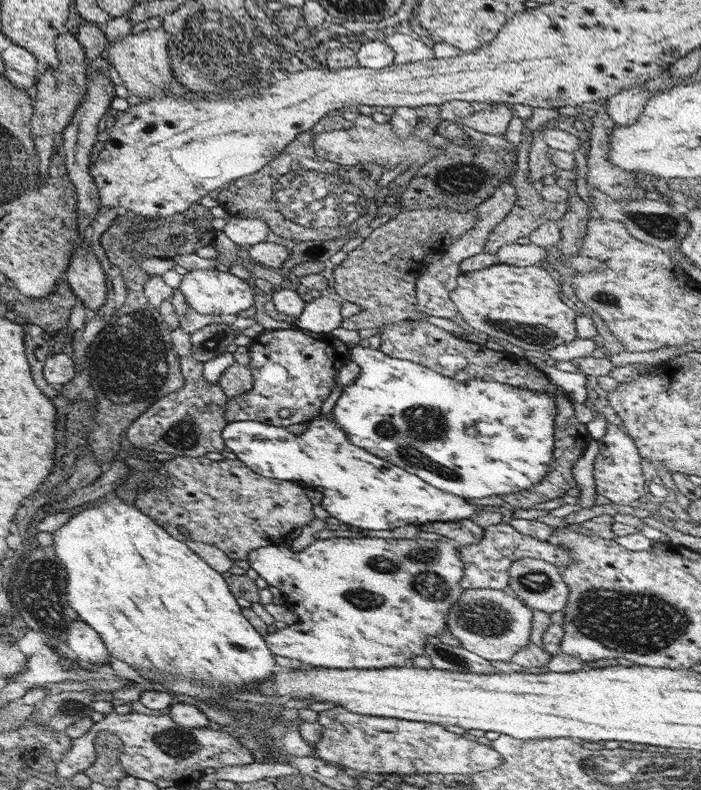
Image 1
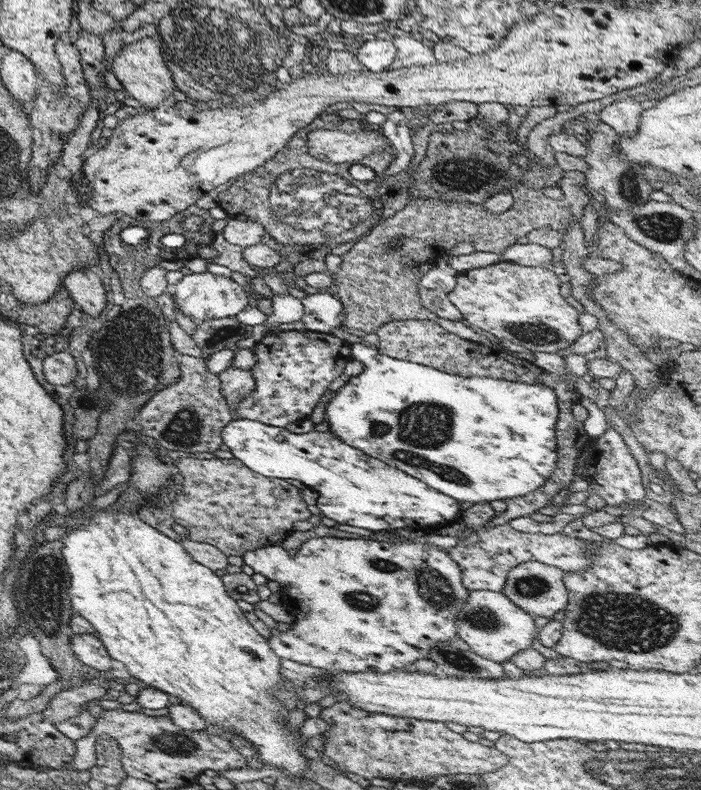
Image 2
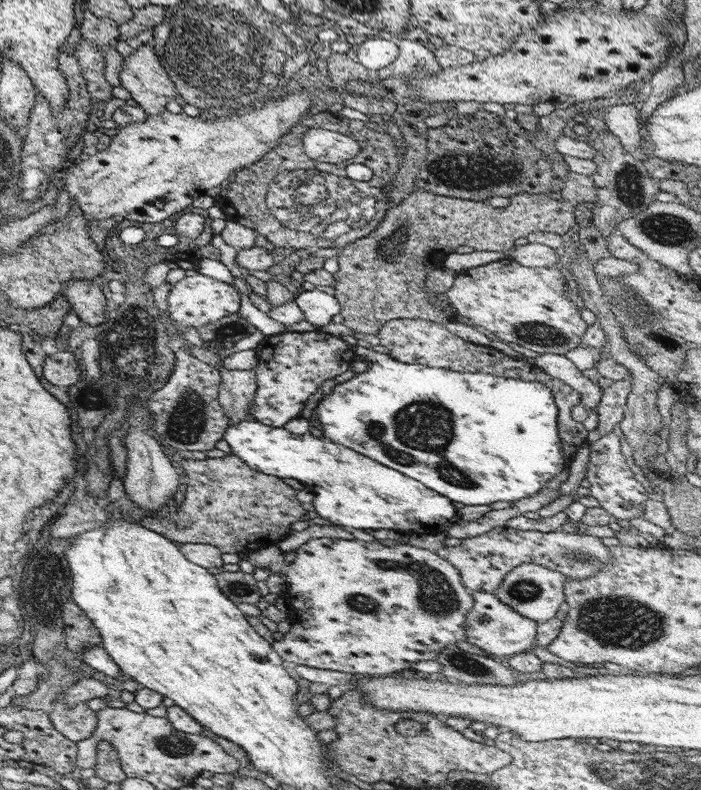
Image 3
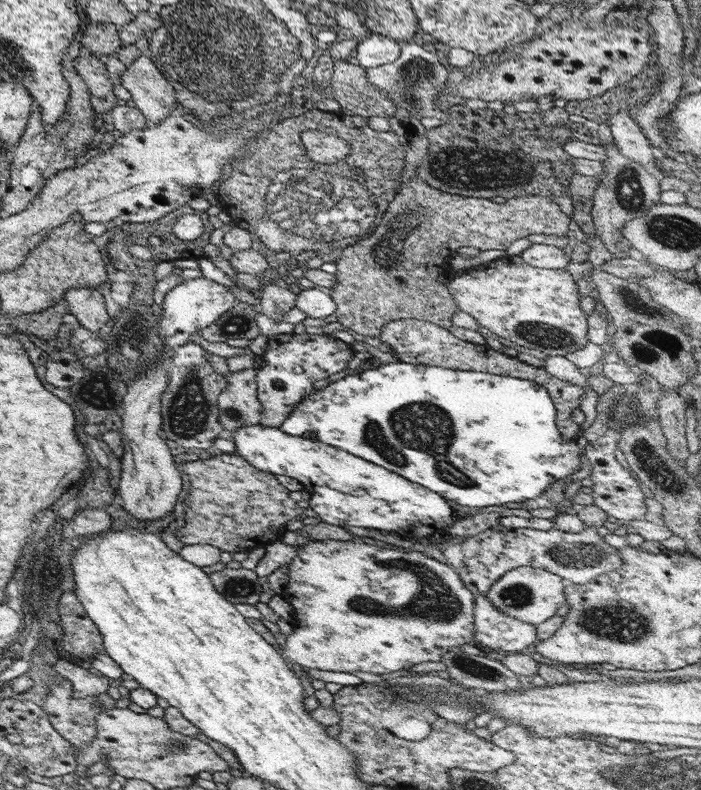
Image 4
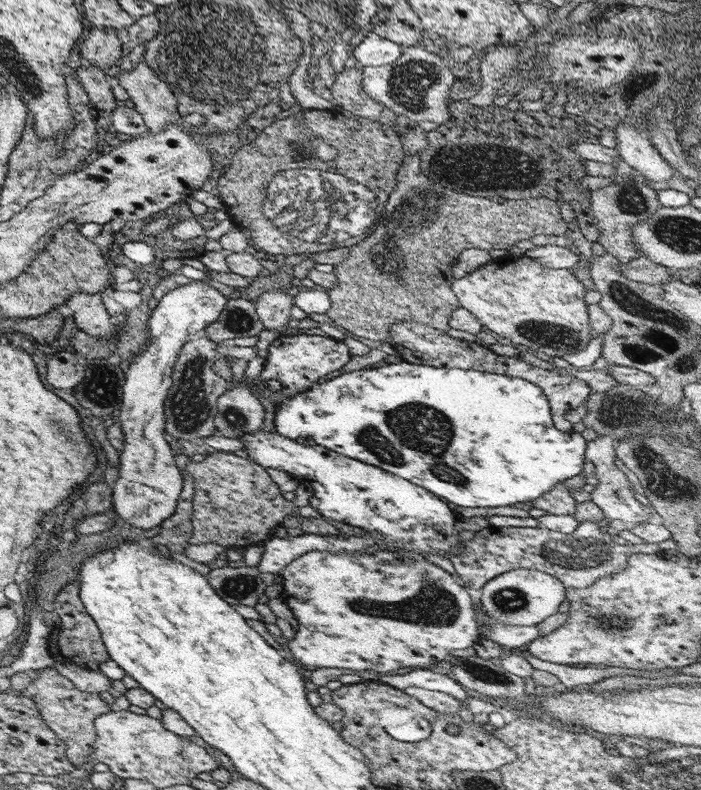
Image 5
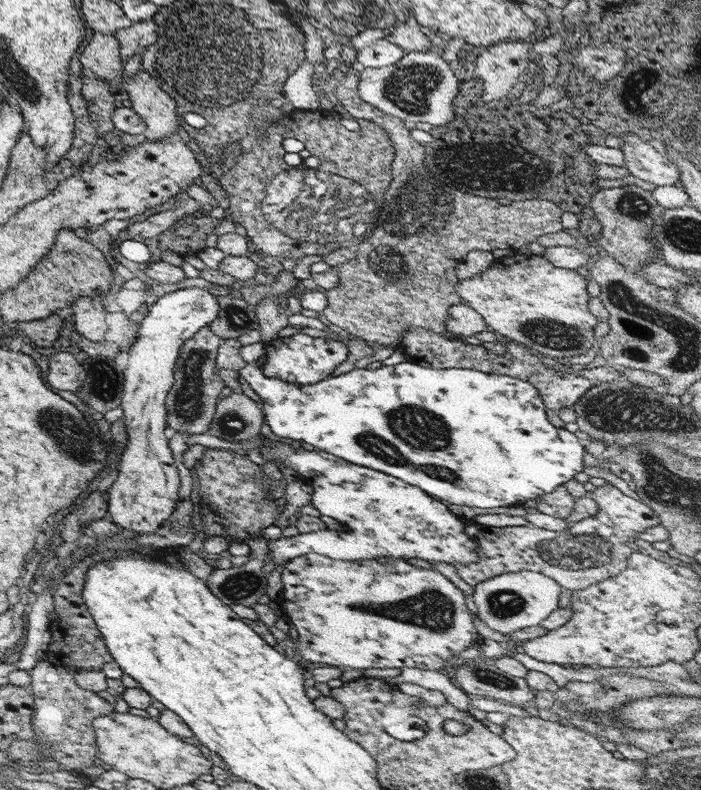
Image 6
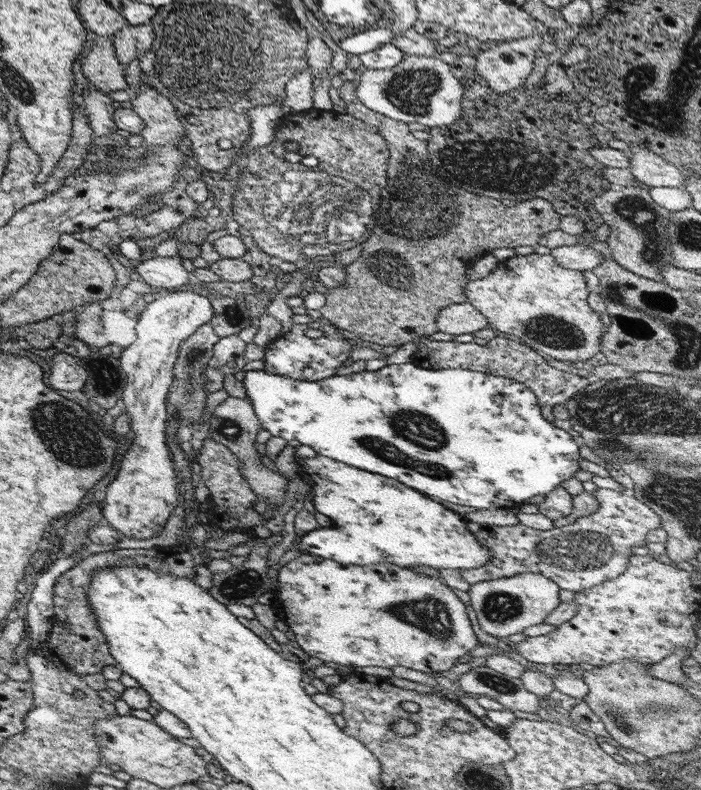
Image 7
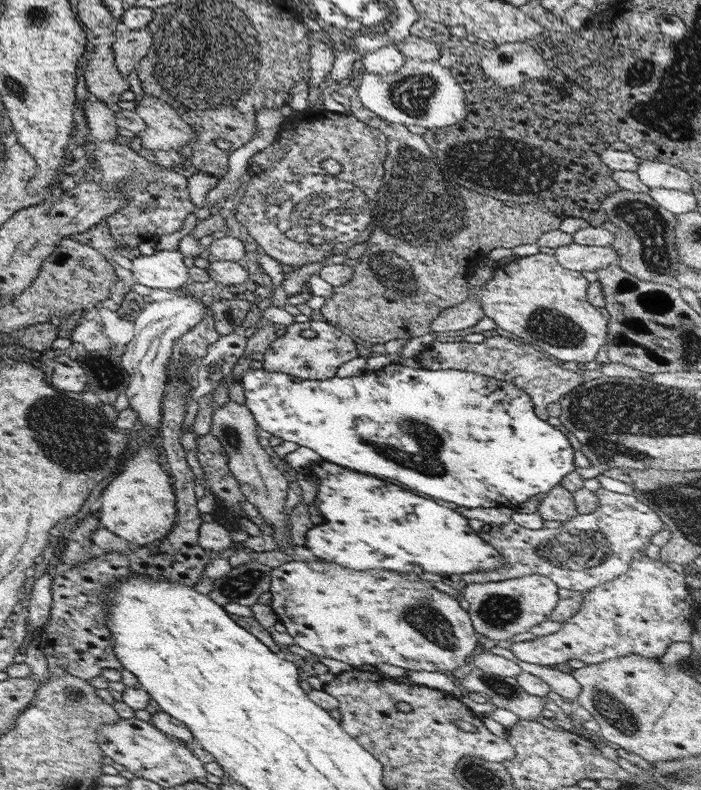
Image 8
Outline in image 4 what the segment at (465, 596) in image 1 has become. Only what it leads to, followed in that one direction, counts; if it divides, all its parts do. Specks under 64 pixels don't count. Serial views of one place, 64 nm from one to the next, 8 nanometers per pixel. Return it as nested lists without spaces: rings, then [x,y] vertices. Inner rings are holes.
[[[485,595],[474,597],[471,643],[481,650],[521,653],[537,640],[536,625],[517,620],[489,603]]]

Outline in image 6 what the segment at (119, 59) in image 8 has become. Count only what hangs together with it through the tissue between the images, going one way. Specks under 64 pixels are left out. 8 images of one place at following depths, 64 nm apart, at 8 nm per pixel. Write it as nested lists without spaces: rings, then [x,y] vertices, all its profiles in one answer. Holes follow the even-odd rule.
[[[152,18],[132,22],[127,28],[116,33],[120,39],[119,55],[123,63],[128,57],[151,45],[157,38],[157,25]]]

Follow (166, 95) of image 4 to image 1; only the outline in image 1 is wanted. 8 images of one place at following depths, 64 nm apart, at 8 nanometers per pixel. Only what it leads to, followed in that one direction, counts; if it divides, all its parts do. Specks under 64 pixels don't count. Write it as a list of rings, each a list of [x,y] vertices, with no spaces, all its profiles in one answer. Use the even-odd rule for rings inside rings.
[[[163,27],[145,29],[138,34],[129,32],[105,49],[103,59],[107,67],[116,71],[129,94],[139,96],[141,100],[159,98],[168,94],[171,78],[167,44],[169,35]]]

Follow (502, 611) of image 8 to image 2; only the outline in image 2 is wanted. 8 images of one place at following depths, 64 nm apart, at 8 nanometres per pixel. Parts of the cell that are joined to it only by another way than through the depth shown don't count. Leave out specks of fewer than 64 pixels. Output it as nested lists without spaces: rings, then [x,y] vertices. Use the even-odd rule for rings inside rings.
[[[527,561],[516,565],[507,572],[505,584],[499,593],[513,601],[517,607],[529,613],[532,617],[544,616],[551,619],[555,612],[564,610],[567,604],[567,589],[562,578],[565,572],[559,567],[552,567],[537,561]]]

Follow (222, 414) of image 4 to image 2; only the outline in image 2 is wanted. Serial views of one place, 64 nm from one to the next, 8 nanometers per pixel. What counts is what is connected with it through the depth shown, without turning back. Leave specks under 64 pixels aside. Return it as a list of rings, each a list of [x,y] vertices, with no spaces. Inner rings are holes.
[[[230,366],[220,372],[218,378],[220,380],[220,394],[226,401],[228,410],[230,410],[231,419],[237,420],[234,414],[237,404],[242,402],[255,389],[253,376],[248,370]]]

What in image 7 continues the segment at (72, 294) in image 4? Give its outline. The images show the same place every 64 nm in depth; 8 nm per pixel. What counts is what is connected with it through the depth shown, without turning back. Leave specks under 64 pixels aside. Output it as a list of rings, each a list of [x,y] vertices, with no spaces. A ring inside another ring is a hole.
[[[98,301],[85,303],[76,309],[74,336],[87,345],[102,347],[108,344],[103,336],[102,309]]]

